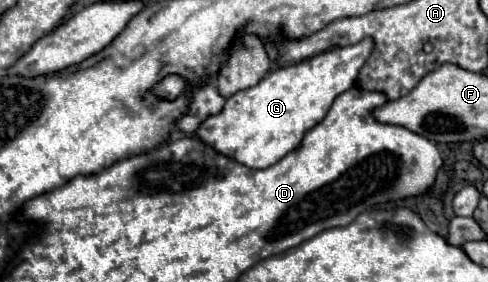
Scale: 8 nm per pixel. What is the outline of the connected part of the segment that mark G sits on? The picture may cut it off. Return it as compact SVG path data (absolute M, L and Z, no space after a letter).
M364 38L358 44L332 48L302 62L280 66L268 72L256 86L230 96L222 112L208 116L196 134L214 150L248 168L268 168L298 148L304 134L326 116L334 98L354 86L372 48L374 40Z

